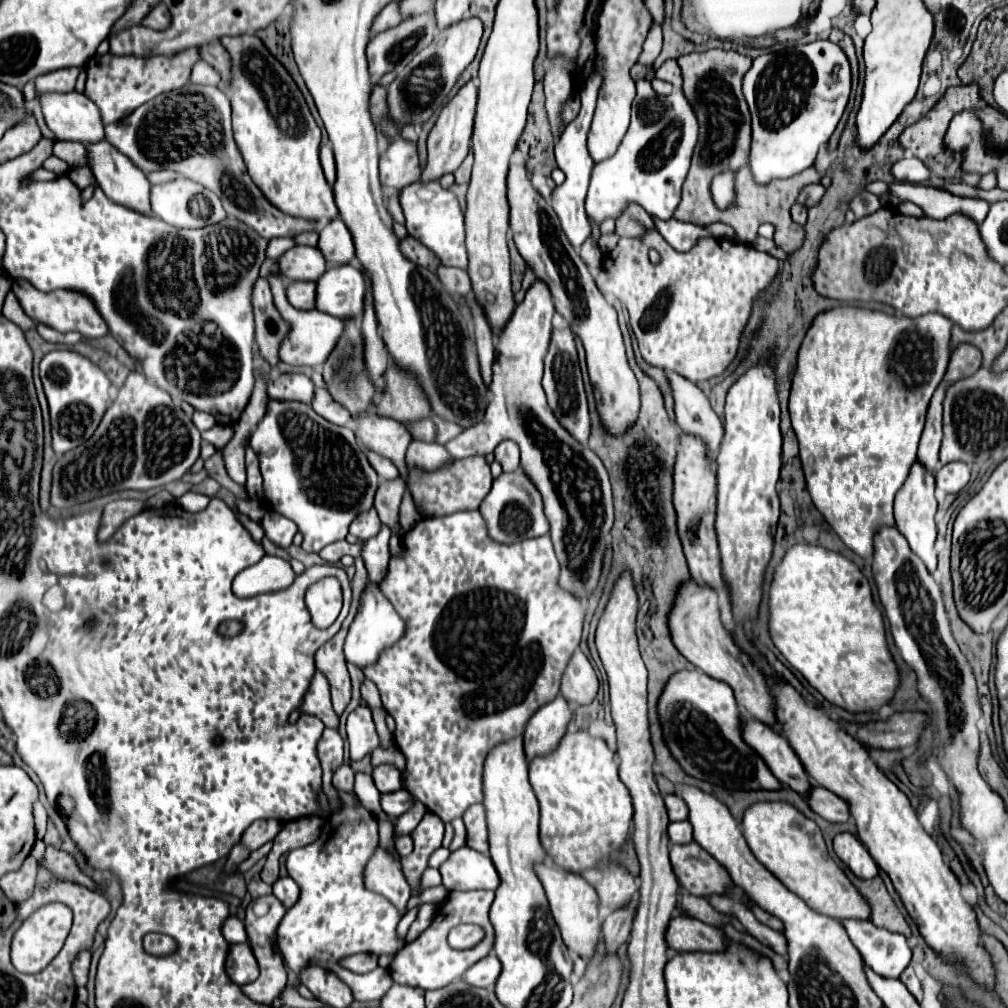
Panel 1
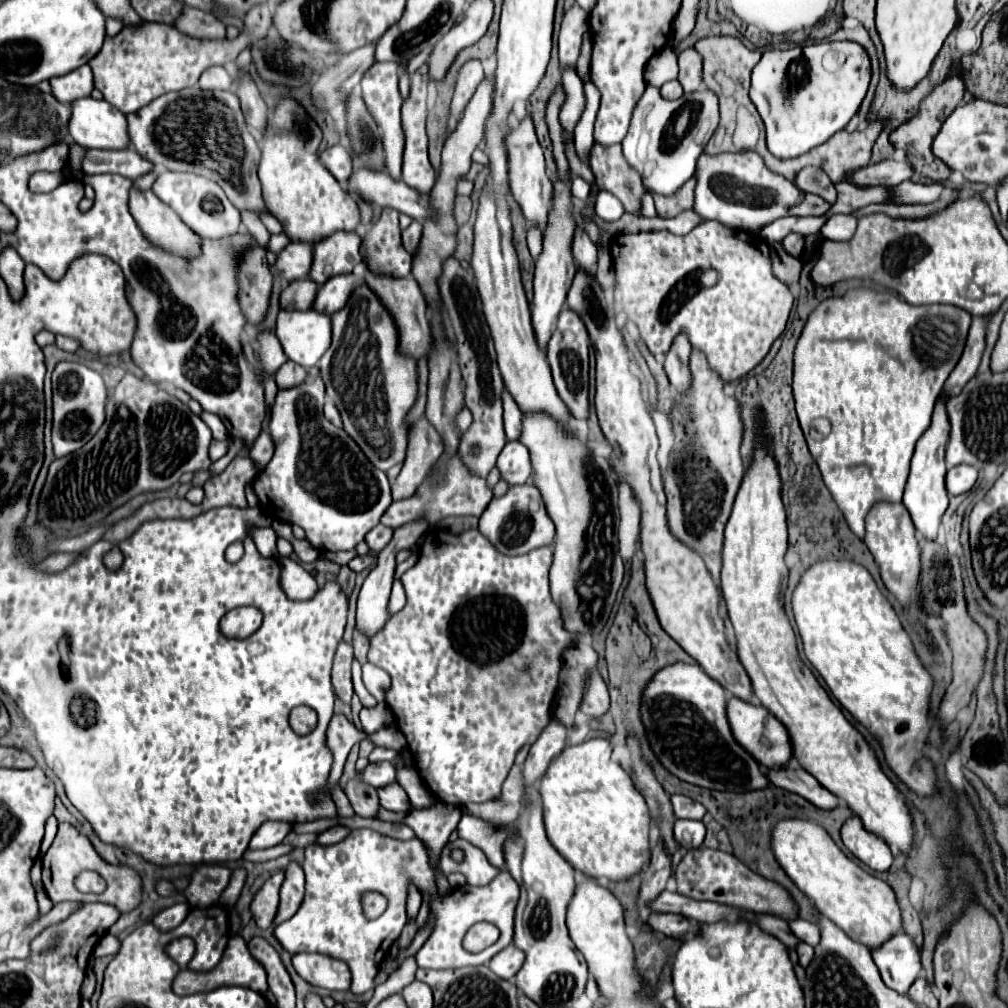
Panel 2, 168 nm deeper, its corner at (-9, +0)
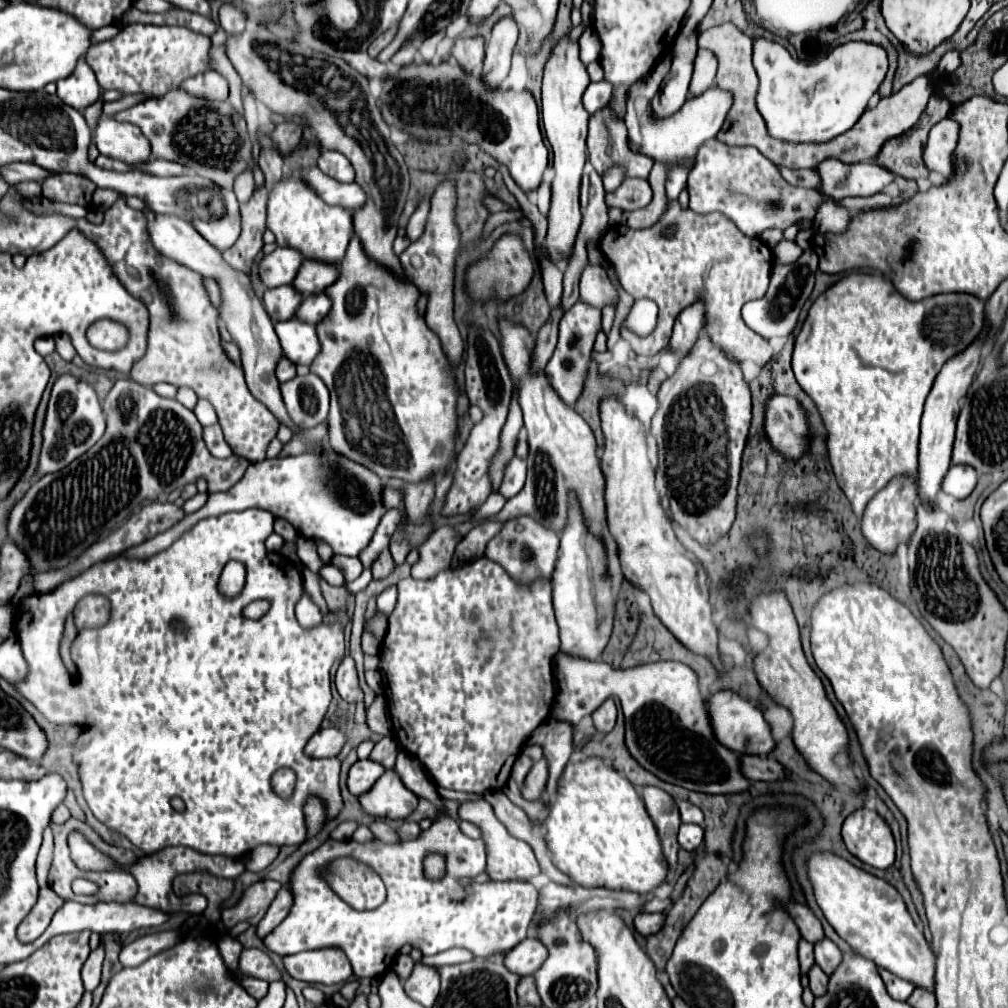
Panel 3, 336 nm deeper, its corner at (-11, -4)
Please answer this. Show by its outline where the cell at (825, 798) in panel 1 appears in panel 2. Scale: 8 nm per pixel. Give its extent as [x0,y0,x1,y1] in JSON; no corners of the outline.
[767,766,839,810]

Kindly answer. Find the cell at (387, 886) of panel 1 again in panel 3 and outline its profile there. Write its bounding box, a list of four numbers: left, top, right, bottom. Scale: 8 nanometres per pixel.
[393,954,413,982]

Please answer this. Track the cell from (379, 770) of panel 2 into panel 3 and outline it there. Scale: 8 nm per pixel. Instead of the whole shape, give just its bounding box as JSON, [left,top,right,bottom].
[347,760,385,796]

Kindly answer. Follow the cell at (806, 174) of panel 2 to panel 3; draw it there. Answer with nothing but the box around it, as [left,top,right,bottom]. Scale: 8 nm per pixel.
[777,166,819,188]

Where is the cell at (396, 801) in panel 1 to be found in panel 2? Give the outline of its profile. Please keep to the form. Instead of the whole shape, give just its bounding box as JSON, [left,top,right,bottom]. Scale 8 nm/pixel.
[379,782,411,812]

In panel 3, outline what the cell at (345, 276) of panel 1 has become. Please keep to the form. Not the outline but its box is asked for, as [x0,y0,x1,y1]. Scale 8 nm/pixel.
[295,294,331,324]

